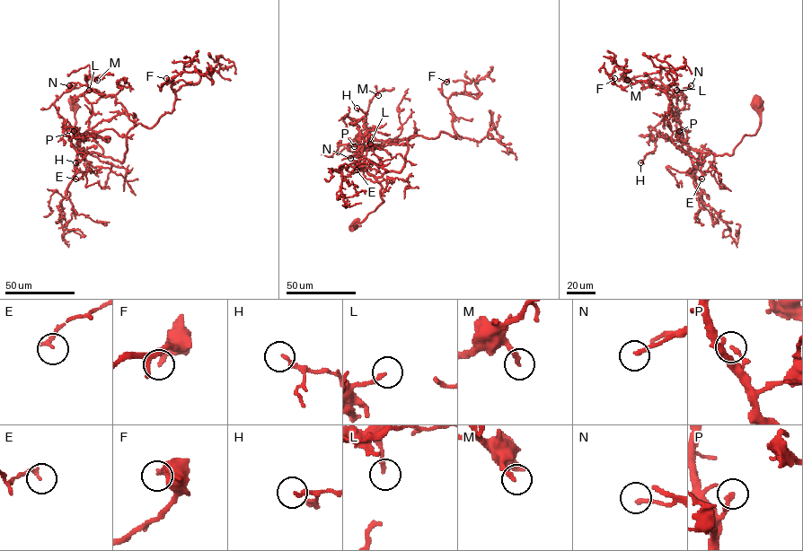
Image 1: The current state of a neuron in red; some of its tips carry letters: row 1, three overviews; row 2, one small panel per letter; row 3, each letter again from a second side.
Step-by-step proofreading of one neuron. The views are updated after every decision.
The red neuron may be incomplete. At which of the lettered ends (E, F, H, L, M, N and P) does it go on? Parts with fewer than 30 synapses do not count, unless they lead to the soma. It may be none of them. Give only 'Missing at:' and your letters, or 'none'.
Missing at: none

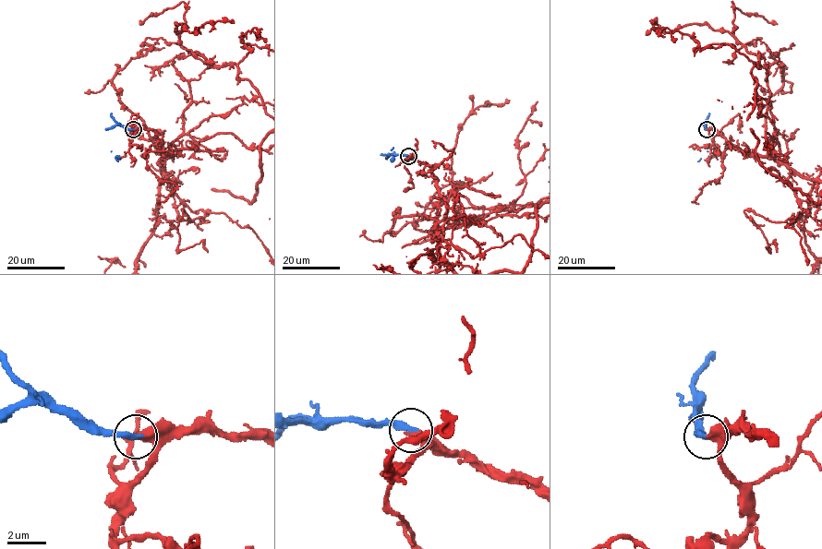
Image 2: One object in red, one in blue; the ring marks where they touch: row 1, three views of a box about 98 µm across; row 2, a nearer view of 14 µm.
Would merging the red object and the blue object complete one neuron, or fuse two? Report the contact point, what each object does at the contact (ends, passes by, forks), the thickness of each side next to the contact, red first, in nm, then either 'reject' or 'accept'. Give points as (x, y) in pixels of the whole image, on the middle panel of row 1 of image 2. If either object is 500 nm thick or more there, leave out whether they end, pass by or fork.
place (408, 156); red ends; blue ends; calibres 440 and 320 nm; accept

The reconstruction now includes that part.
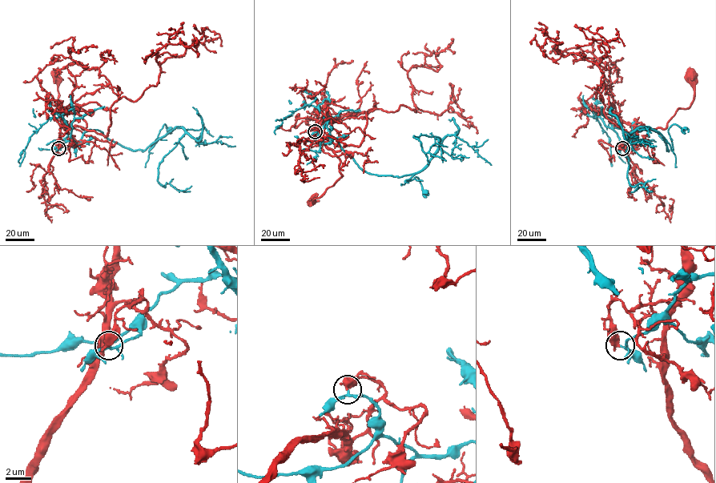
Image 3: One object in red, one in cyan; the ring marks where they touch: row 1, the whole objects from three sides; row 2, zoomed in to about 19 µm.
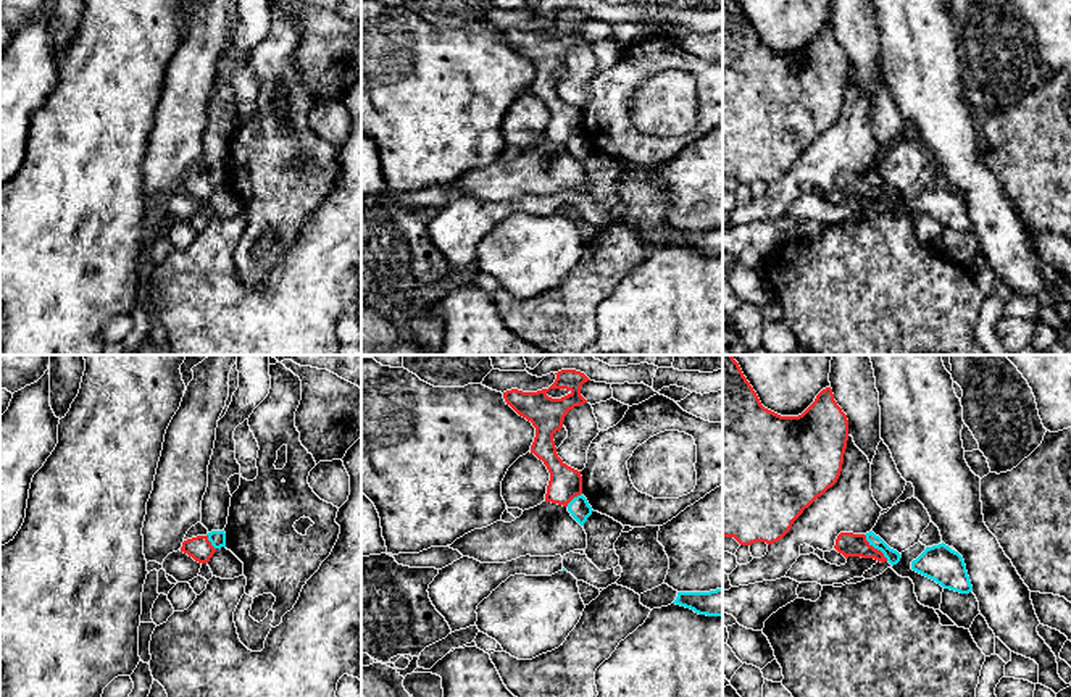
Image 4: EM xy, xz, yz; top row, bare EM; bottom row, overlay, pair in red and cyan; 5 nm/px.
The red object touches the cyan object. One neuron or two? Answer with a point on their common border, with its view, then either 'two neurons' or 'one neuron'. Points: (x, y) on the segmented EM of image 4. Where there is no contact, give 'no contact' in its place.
yz (876, 549) | two neurons

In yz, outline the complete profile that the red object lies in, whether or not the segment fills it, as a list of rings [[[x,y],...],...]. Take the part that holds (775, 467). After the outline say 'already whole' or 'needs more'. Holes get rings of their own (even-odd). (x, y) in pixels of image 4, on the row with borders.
[[[723,355],[723,536],[734,537],[740,545],[752,545],[755,542],[774,544],[782,539],[792,528],[794,521],[808,508],[818,497],[832,487],[842,471],[844,453],[848,440],[848,419],[842,408],[834,400],[831,387],[823,389],[815,402],[798,416],[781,416],[765,408],[744,376],[739,363],[732,355]]] | already whole

